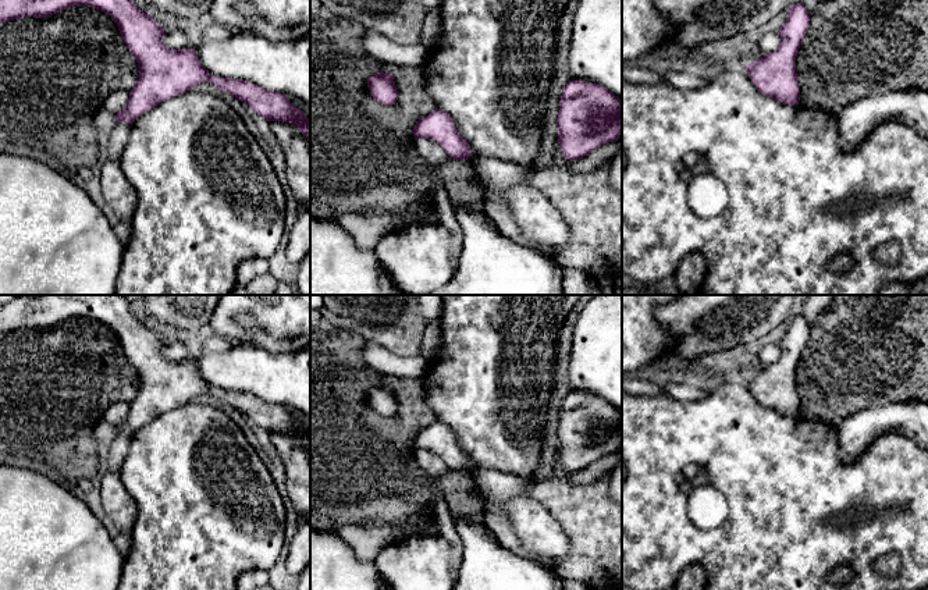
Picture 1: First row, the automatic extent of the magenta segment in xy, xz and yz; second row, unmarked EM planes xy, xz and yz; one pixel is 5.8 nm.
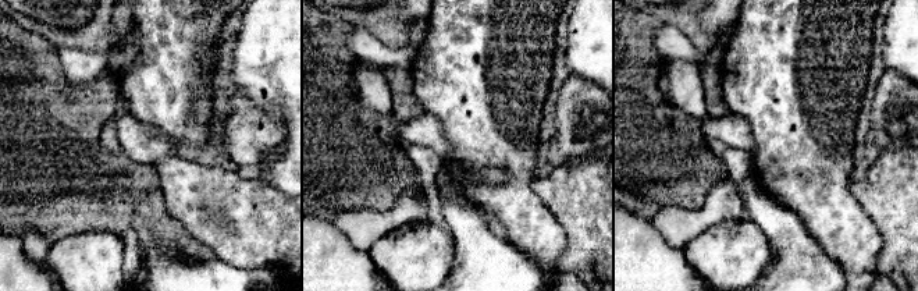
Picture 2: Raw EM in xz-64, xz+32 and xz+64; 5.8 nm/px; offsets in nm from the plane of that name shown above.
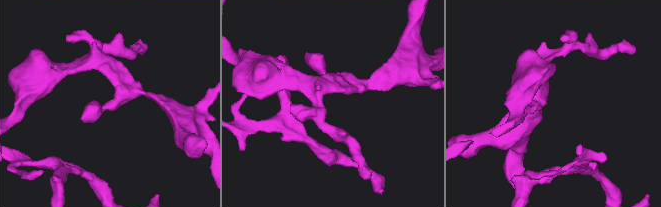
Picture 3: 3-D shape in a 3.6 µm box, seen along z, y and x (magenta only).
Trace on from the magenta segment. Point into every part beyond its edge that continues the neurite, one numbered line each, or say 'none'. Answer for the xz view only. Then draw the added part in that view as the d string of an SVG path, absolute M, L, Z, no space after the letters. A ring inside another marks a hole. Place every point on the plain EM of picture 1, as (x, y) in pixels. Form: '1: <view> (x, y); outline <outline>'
none

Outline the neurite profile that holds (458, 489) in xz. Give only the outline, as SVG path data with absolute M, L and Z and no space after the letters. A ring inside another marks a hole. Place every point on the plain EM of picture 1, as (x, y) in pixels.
M448 470L440 477L438 484L438 493L454 520L463 518L473 523L484 522L484 504L469 472Z

